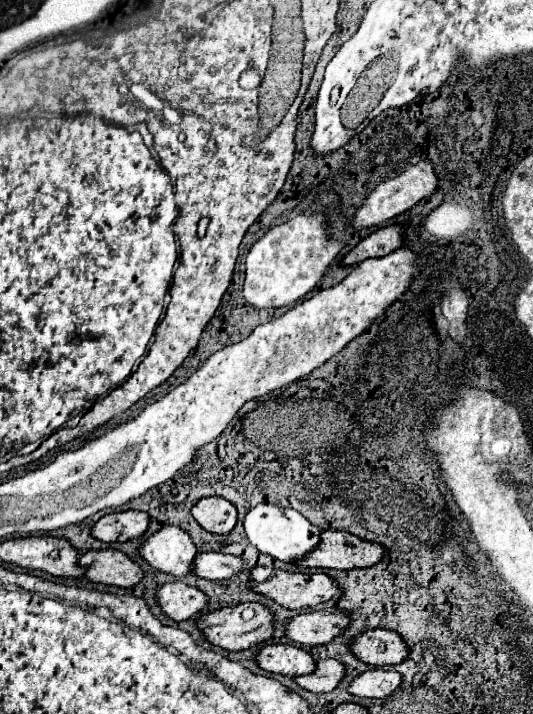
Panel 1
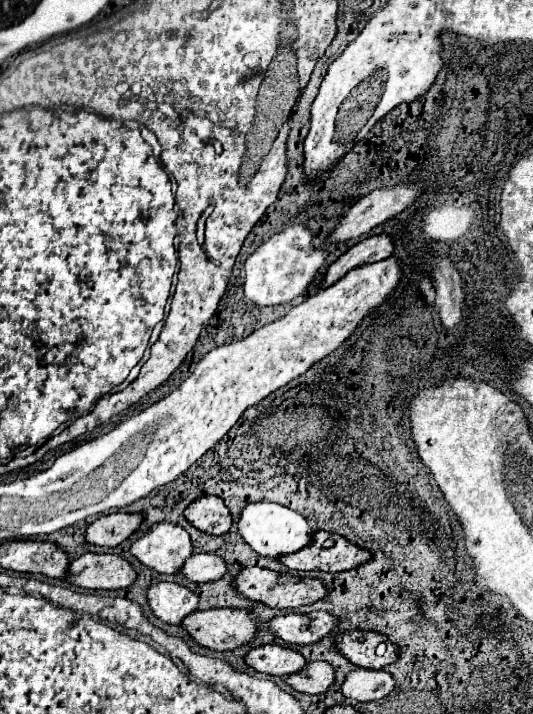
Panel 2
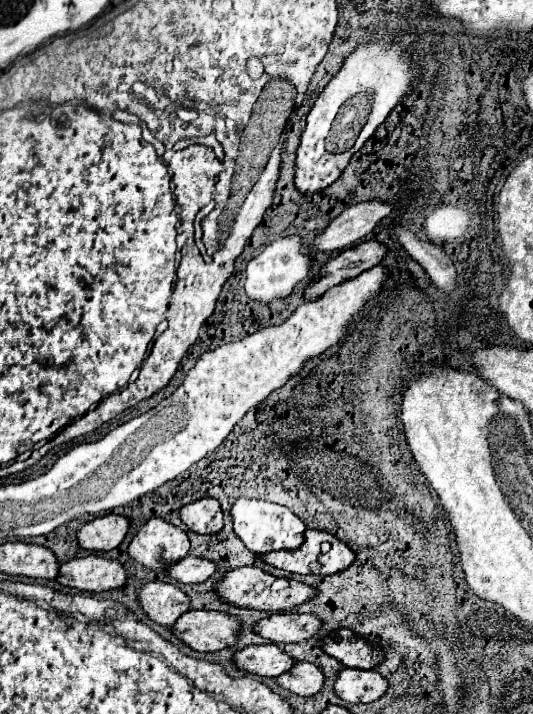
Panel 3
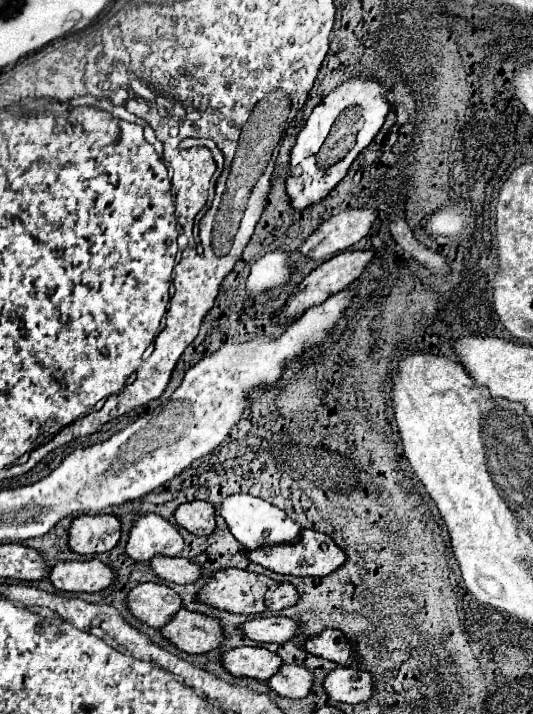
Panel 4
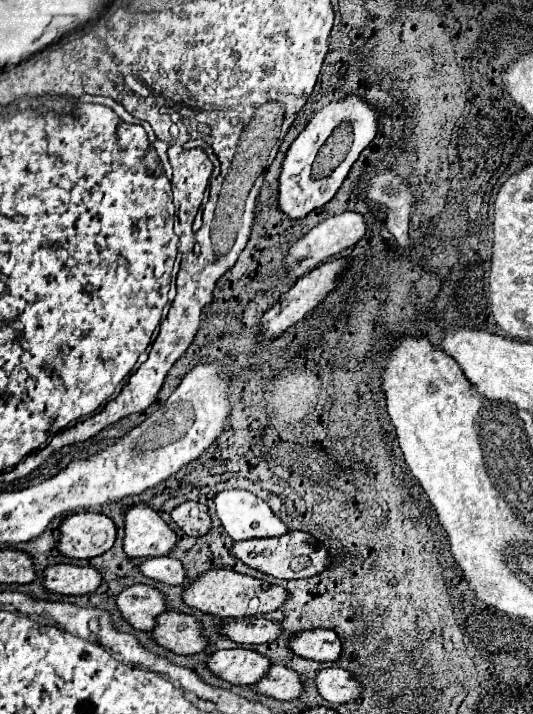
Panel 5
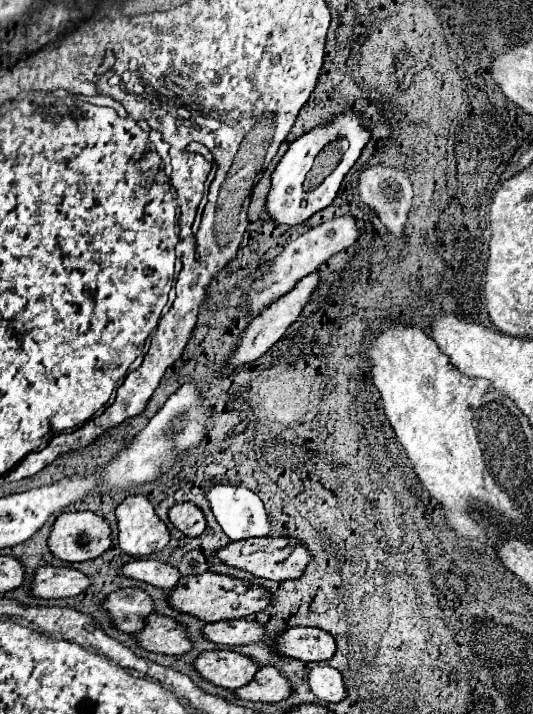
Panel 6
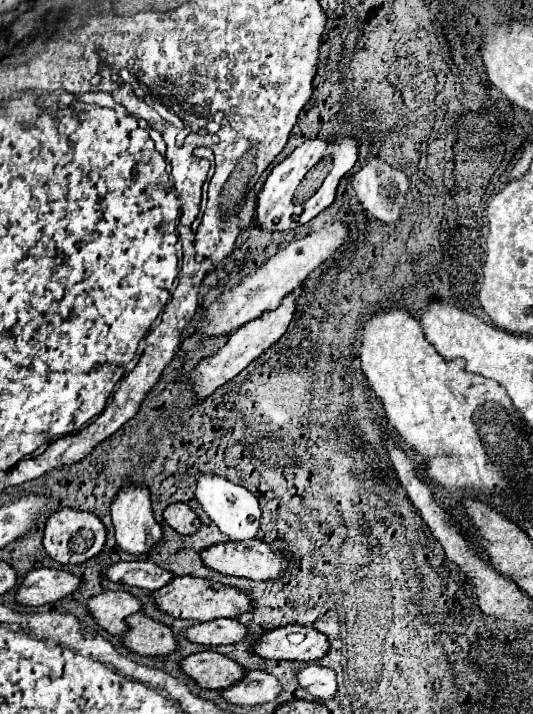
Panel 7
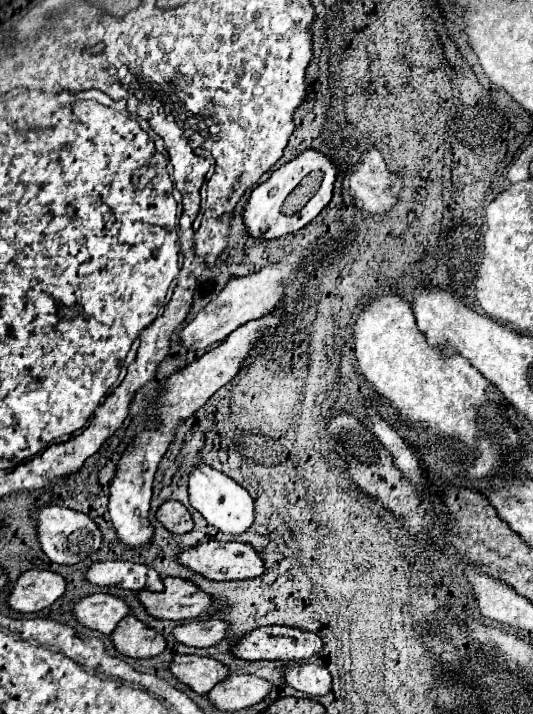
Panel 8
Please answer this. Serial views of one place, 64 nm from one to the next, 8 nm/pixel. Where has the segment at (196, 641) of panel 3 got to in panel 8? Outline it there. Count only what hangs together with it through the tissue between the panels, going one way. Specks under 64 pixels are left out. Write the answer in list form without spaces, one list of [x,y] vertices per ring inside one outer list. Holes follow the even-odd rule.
[[[126,616],[118,622],[116,630],[110,634],[114,648],[122,656],[130,658],[150,658],[166,648],[166,640],[152,628],[146,628],[134,616]]]

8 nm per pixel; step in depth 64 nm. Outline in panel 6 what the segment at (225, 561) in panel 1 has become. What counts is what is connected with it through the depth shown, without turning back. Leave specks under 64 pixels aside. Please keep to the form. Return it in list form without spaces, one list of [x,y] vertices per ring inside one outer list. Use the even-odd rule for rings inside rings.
[[[136,560],[136,562],[128,562],[118,570],[120,576],[144,582],[144,584],[152,584],[158,588],[174,588],[176,582],[180,580],[180,572],[176,572],[174,566],[170,564],[162,564],[156,560]]]

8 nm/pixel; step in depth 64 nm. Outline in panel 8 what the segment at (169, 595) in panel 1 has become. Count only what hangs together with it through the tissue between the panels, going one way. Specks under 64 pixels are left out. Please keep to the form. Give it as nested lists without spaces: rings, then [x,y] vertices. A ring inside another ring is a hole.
[[[92,594],[78,600],[70,614],[86,628],[98,630],[102,634],[110,634],[116,624],[128,614],[128,606],[122,598],[110,594]]]

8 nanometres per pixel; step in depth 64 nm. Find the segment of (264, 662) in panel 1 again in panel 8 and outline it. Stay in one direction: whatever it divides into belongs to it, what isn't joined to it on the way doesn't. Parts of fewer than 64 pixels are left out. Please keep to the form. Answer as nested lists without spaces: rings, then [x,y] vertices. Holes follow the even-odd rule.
[[[174,656],[170,672],[178,682],[190,686],[196,694],[208,694],[212,686],[230,674],[224,664],[200,656]]]

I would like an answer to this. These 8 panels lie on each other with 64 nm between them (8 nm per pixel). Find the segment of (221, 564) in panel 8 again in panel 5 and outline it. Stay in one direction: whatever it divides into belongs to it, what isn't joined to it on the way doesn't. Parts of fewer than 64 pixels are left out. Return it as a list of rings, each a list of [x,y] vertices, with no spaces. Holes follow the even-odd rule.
[[[288,532],[288,534],[272,538],[272,540],[252,538],[252,540],[234,542],[230,548],[230,554],[234,558],[238,558],[240,562],[244,562],[246,566],[250,566],[258,572],[264,572],[268,576],[282,578],[282,580],[308,578],[308,576],[314,576],[316,572],[322,572],[326,568],[326,564],[330,564],[326,548],[320,546],[318,542],[314,542],[314,538],[304,532]]]

